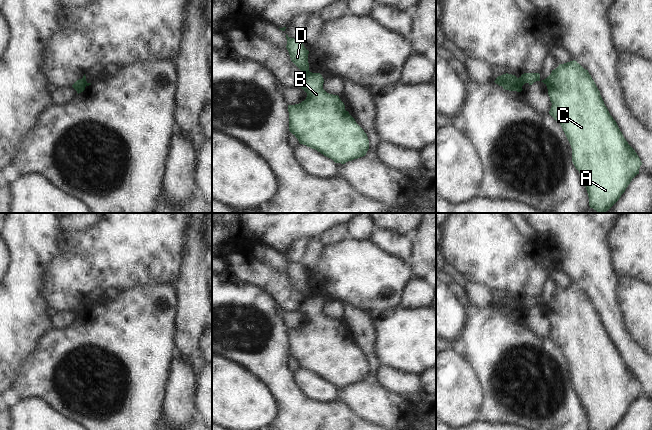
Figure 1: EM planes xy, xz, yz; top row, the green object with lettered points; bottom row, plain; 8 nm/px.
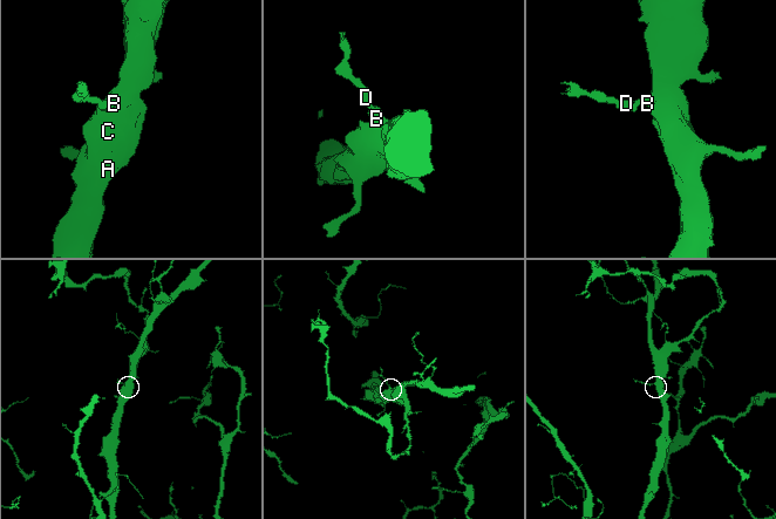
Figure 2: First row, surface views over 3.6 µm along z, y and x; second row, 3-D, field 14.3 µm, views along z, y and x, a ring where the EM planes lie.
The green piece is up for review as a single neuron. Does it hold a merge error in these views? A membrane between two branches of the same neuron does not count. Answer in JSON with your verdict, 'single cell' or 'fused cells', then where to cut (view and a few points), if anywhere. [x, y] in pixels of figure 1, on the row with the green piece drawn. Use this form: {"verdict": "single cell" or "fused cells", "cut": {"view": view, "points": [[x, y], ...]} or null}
{"verdict": "fused cells", "cut": {"view": "yz", "points": [[517, 78], [522, 85]]}}

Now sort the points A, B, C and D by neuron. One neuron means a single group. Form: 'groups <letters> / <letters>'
groups A B C / D

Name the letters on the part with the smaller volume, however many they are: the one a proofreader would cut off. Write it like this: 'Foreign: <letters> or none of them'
Foreign: D

